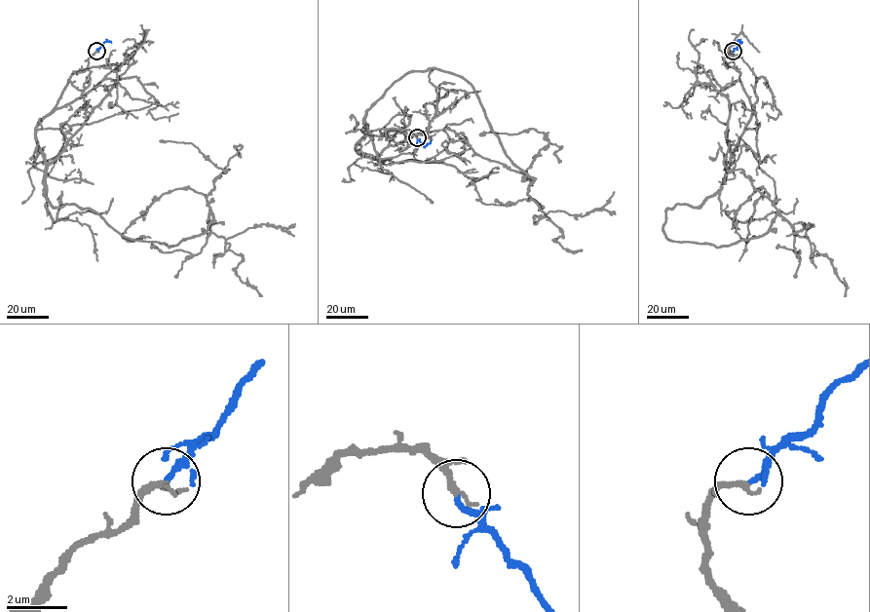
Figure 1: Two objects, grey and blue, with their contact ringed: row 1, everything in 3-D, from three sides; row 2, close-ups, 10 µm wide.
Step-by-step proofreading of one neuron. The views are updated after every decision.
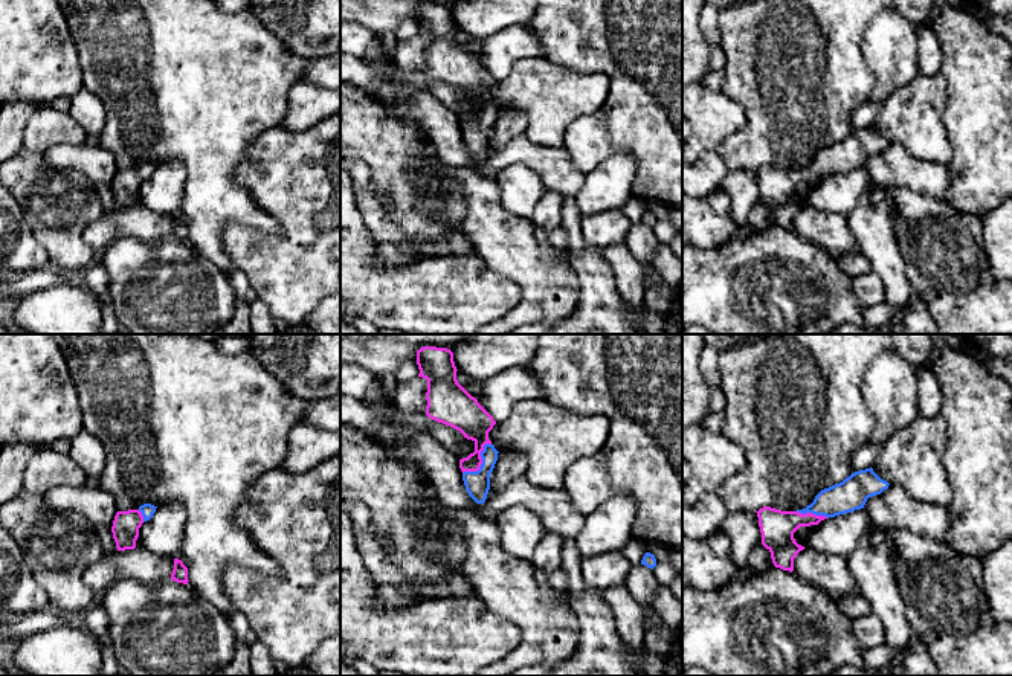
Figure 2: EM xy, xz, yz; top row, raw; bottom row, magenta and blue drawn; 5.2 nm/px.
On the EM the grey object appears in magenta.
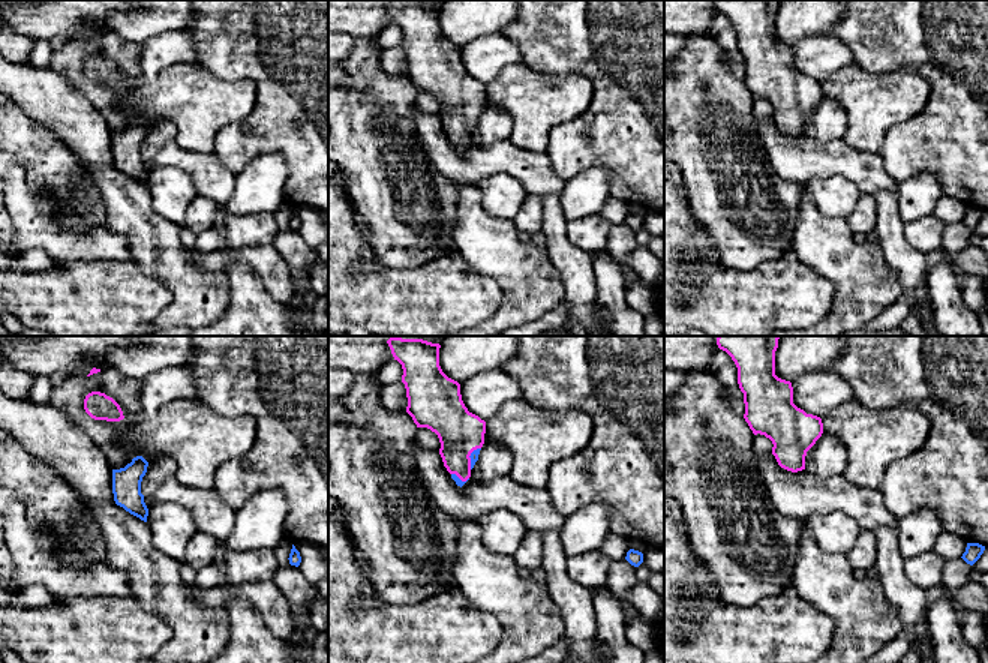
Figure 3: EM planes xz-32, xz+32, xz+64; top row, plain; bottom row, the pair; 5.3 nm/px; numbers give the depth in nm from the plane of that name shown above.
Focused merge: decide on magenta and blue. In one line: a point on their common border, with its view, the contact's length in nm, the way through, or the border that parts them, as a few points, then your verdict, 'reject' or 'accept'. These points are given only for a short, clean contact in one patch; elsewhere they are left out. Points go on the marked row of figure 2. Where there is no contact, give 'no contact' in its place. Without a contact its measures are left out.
contact xz (481, 463); length 220 nm; way xz (469, 417), (481, 438), (481, 463), (476, 470), (476, 484); accept

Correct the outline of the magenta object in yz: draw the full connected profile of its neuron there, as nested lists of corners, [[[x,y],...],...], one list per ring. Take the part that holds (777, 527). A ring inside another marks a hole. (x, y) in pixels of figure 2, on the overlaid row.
[[[870,467],[821,490],[814,502],[803,510],[782,511],[763,507],[756,511],[762,545],[771,552],[774,566],[789,572],[794,571],[794,559],[804,549],[794,539],[794,533],[800,526],[818,525],[824,519],[861,510],[869,497],[881,494],[888,485]]]

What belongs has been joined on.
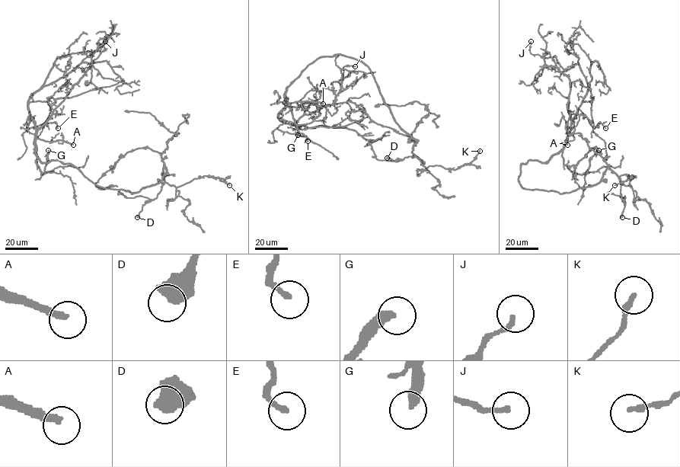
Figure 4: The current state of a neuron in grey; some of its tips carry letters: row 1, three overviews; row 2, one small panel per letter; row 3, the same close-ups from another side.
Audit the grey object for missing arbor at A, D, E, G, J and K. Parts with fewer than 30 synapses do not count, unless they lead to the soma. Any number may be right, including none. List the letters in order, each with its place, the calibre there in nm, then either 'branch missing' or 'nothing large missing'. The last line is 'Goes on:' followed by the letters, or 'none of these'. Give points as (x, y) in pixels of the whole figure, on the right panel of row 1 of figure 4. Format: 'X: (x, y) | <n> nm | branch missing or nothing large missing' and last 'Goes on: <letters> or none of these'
A: (567, 145) | 280 nm | branch missing
D: (622, 217) | 650 nm | nothing large missing
E: (605, 128) | 200 nm | nothing large missing
G: (598, 150) | 360 nm | branch missing
J: (531, 41) | 160 nm | nothing large missing
K: (614, 185) | 200 nm | nothing large missing
Goes on: A, G

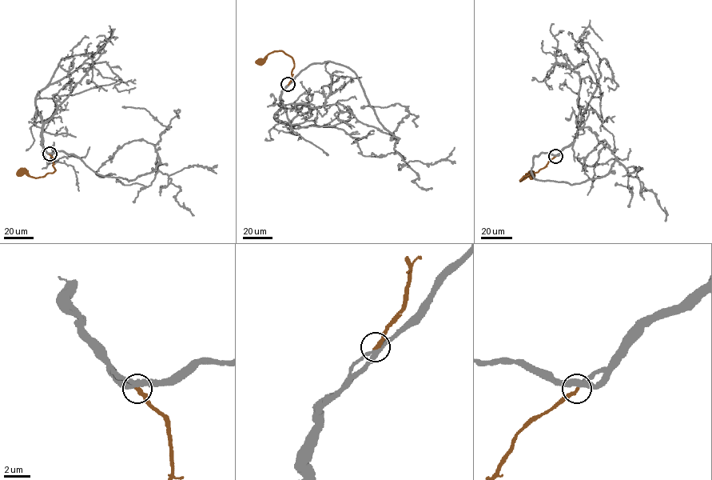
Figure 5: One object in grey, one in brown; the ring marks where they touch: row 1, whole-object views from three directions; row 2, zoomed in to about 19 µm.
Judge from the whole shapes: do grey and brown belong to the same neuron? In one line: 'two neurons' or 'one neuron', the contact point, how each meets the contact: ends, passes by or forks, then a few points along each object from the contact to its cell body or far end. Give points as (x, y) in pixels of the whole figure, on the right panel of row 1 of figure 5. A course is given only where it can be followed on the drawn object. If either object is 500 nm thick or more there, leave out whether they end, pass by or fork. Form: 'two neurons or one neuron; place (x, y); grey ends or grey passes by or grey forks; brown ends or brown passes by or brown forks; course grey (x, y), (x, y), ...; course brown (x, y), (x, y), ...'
one neuron; place (555, 156); grey forks; brown ends; course grey (555, 156), (534, 158), (534, 178), (600, 178), (615, 158), (605, 141), (584, 158), (588, 177), (601, 178); course brown (555, 156), (543, 168), (520, 180), (531, 174)

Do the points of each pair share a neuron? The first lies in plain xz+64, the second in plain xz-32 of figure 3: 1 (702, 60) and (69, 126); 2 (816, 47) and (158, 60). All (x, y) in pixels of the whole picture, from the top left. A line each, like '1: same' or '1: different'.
1: different
2: same

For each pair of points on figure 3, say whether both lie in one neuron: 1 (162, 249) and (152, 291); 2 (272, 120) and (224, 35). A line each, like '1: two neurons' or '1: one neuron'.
1: two neurons
2: one neuron

